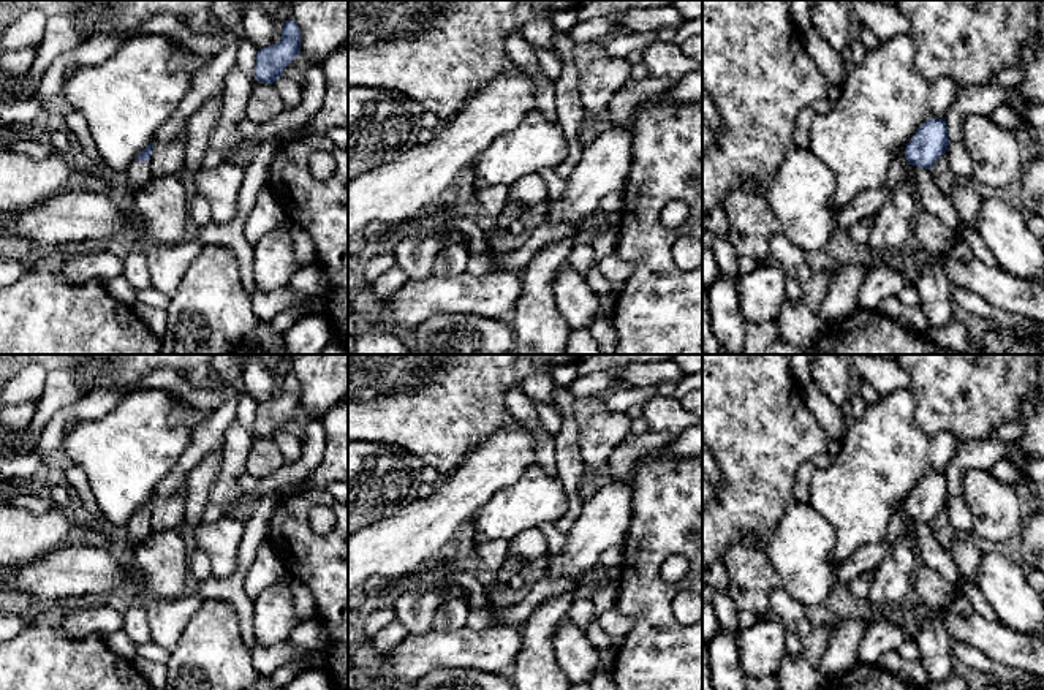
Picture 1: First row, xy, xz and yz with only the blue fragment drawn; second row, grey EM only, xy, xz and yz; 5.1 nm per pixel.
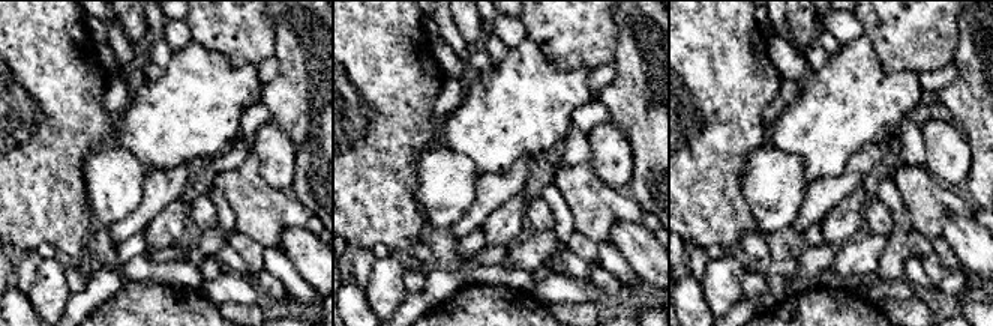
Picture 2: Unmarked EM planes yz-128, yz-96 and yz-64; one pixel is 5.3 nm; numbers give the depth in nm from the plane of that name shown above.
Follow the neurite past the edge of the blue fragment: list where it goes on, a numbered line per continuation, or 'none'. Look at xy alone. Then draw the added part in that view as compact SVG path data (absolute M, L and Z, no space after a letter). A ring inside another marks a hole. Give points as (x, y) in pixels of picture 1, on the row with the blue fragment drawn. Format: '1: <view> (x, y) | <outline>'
1: xy (138, 174) | M133 160L123 172L123 182L131 188L144 188L152 179L150 160Z

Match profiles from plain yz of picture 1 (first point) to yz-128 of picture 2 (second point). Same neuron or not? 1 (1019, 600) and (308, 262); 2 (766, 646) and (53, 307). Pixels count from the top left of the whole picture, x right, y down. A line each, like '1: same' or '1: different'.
1: same
2: same

